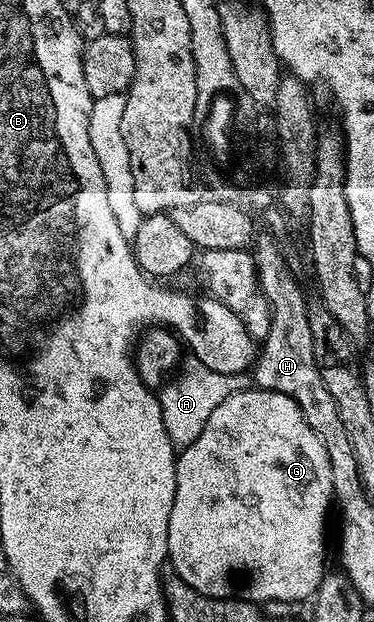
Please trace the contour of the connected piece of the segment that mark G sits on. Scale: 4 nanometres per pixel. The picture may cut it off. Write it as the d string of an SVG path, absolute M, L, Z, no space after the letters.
M243 389L224 397L224 401L220 401L220 405L212 409L212 417L208 417L204 429L200 429L200 437L196 437L192 445L183 447L177 452L176 497L172 501L172 517L168 519L168 563L173 574L179 575L185 583L192 585L196 593L210 595L213 599L244 599L259 605L270 599L302 603L317 592L320 581L328 573L326 518L329 517L331 504L334 503L332 461L328 457L324 441L320 441L312 425L308 425L300 405L296 405L292 397L279 391L250 390Z

